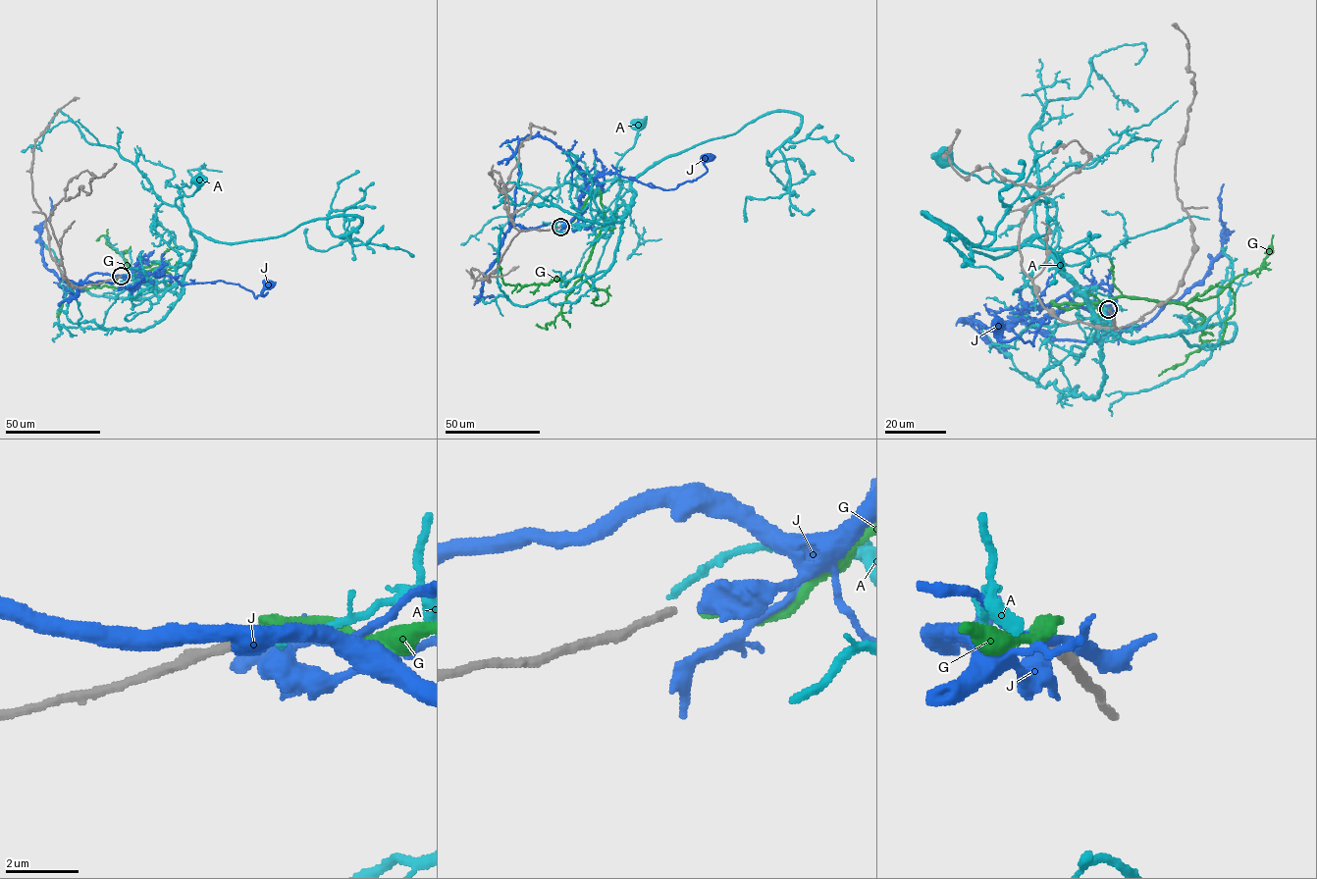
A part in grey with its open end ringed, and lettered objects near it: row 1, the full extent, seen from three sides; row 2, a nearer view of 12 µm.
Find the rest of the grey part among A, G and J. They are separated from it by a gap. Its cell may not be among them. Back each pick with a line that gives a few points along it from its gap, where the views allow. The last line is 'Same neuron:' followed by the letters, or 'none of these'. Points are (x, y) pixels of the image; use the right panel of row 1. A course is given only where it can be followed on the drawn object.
G: course (1108, 309), (1054, 303), (1136, 296), (1181, 302), (1203, 317), (1194, 328), (1203, 333), (1200, 348), (1158, 376)
Same neuron: G

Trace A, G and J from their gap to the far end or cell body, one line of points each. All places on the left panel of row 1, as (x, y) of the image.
A: (121, 275), (137, 277), (158, 295), (181, 280), (194, 251), (194, 237), (175, 199), (190, 196), (199, 180)
G: (122, 275), (164, 271), (155, 268), (131, 275), (122, 286), (102, 285), (81, 290), (63, 302), (57, 317)
J: (122, 277), (135, 277), (140, 267), (182, 284), (238, 284), (255, 297), (267, 292), (261, 290), (269, 284)

